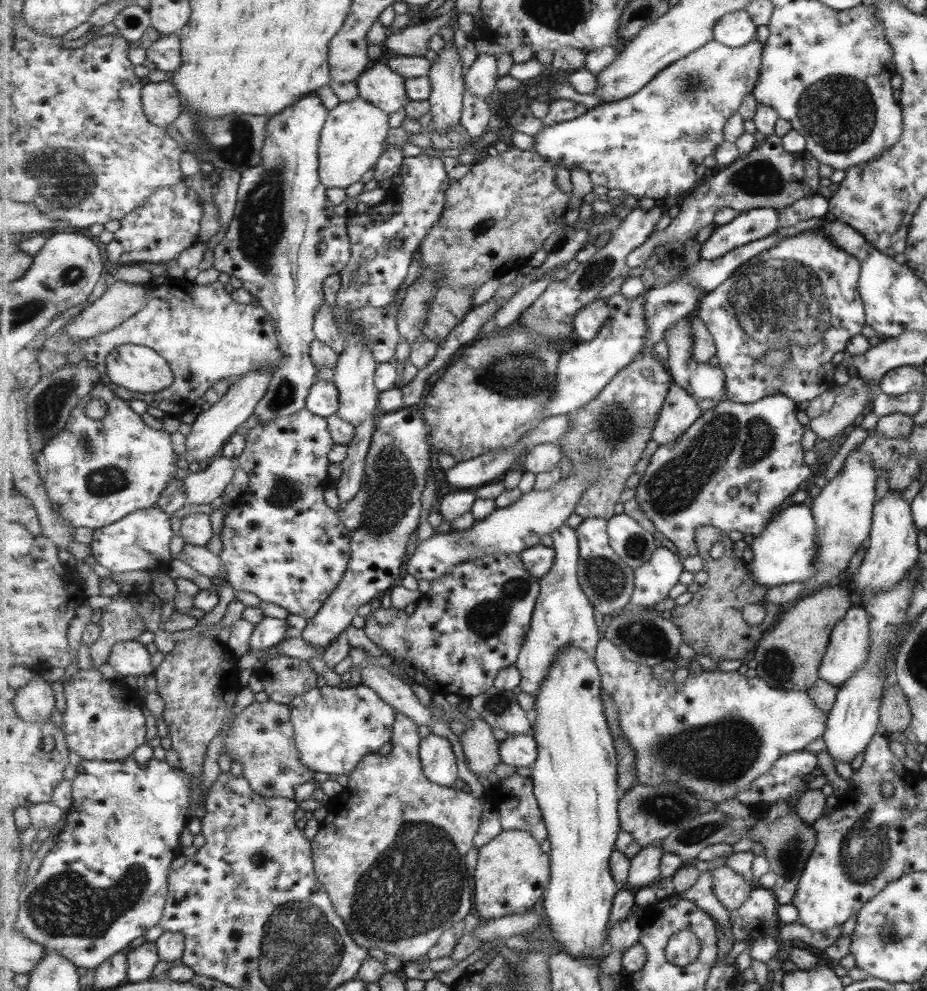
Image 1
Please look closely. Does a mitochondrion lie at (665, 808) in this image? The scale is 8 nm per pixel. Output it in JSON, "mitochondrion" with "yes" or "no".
{"mitochondrion":"yes"}

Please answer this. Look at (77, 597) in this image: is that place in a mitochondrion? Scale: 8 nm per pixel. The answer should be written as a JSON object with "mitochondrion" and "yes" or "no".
{"mitochondrion":"no"}

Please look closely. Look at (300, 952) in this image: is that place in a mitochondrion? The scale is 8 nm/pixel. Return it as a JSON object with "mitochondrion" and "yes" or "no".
{"mitochondrion":"yes"}

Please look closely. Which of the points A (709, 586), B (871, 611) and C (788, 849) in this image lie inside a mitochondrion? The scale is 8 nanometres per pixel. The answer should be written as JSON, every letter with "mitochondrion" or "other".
{"A":"other","B":"other","C":"mitochondrion"}

